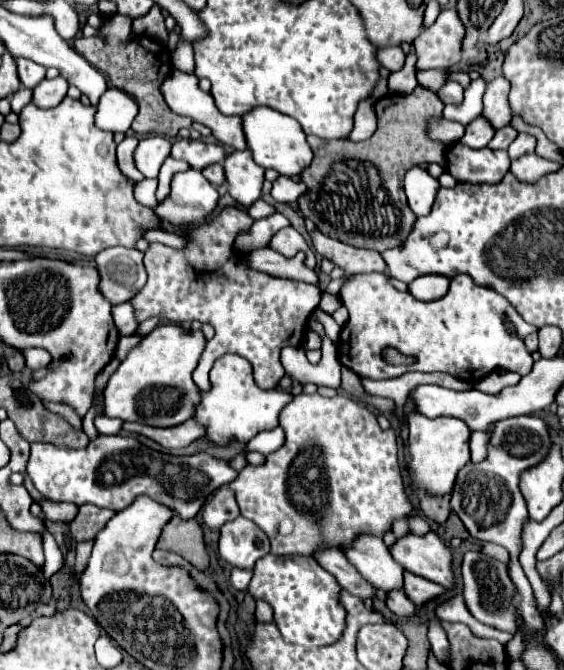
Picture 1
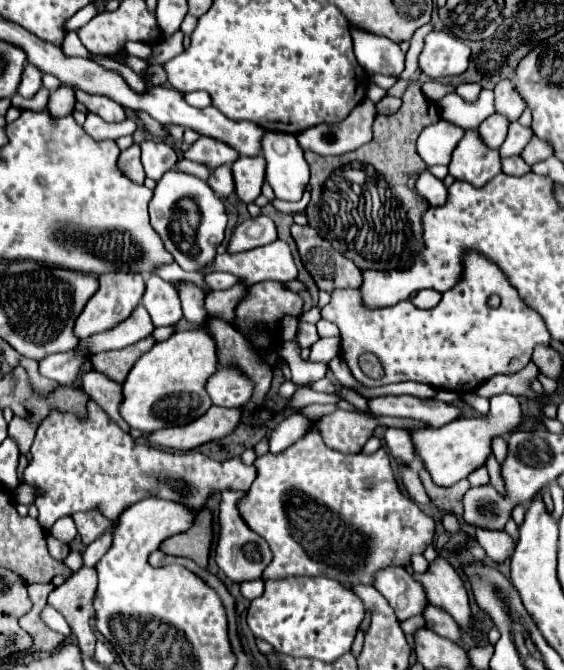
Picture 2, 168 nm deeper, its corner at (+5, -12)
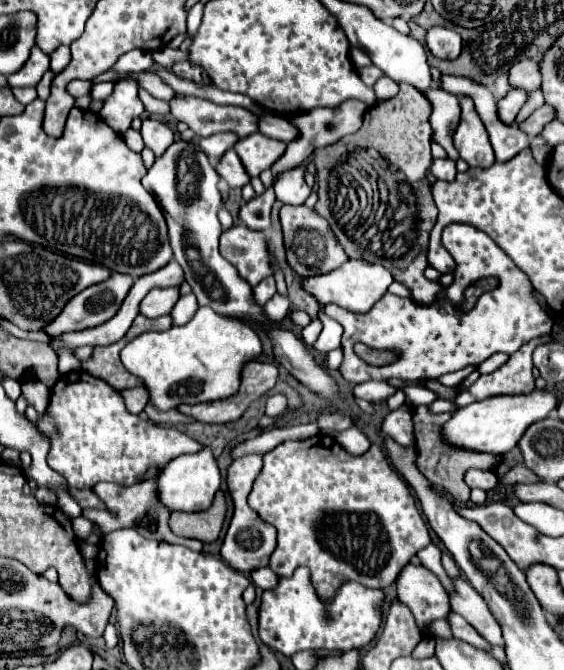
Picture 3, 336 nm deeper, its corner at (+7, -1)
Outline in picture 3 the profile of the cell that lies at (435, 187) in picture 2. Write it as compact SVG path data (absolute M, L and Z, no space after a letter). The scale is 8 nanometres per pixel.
M436 159L430 165L430 173L440 181L454 181L456 165L454 165L452 159Z

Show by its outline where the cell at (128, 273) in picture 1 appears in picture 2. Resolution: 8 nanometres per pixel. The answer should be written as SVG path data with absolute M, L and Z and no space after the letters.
M108 272L98 276L100 280L100 288L98 292L88 300L86 308L82 310L82 314L78 316L76 324L74 324L74 334L78 340L84 340L88 336L106 332L114 326L118 326L122 320L126 320L132 310L138 306L142 294L144 294L144 278L138 274L126 274L126 272Z

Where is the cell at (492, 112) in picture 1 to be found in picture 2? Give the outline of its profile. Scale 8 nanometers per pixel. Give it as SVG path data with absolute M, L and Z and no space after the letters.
M502 80L494 88L494 94L496 94L496 112L502 112L504 116L510 116L510 122L518 120L520 114L524 112L524 108L526 108L526 102L516 92L514 82L512 80Z

